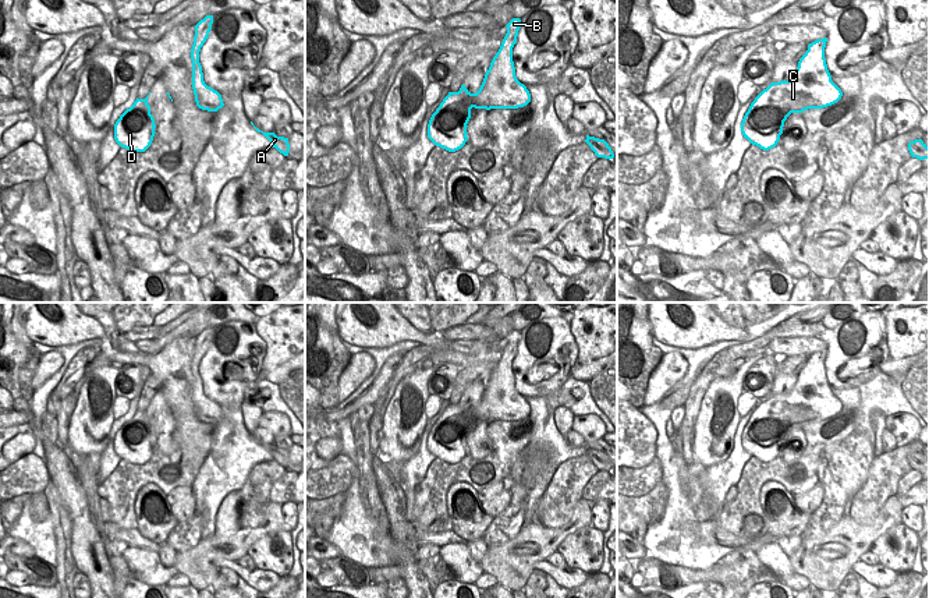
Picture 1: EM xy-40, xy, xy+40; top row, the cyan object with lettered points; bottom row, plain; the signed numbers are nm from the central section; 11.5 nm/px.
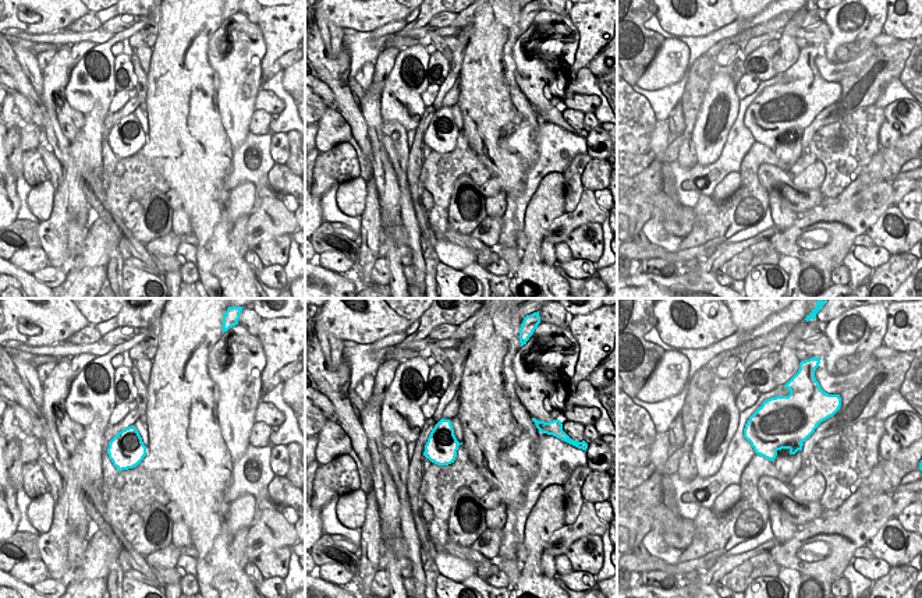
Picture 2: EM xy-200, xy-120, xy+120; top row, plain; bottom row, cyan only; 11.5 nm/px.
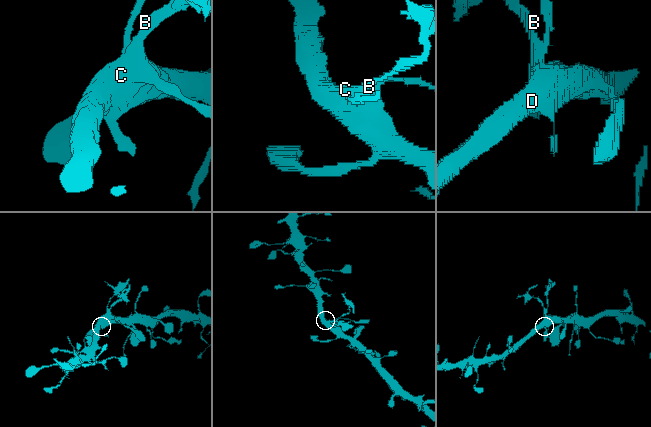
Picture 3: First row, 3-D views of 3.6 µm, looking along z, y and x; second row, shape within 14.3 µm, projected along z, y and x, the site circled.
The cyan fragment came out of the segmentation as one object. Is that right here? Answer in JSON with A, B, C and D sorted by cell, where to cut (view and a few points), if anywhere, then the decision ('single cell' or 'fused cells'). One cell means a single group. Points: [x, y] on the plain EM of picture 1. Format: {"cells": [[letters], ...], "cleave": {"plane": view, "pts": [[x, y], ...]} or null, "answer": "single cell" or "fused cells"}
{"cells": [["A", "C", "D"], ["B"]], "cleave": {"plane": "xy+40", "pts": [[828, 382], [815, 390], [804, 386], [793, 390]]}, "answer": "fused cells"}

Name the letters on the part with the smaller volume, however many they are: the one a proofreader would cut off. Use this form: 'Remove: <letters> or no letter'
Remove: B

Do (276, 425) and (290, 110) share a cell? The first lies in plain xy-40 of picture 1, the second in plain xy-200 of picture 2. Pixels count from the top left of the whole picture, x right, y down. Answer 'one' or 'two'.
two

